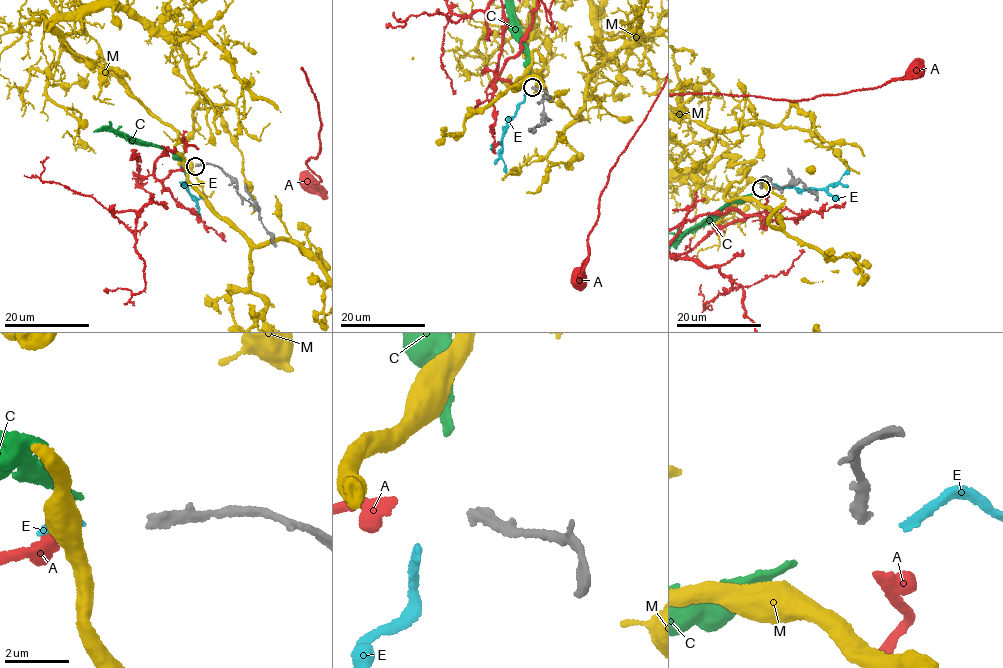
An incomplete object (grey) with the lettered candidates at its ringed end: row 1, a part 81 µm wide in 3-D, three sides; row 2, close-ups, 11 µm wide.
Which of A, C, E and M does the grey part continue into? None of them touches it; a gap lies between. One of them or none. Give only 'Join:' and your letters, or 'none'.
Join: A

